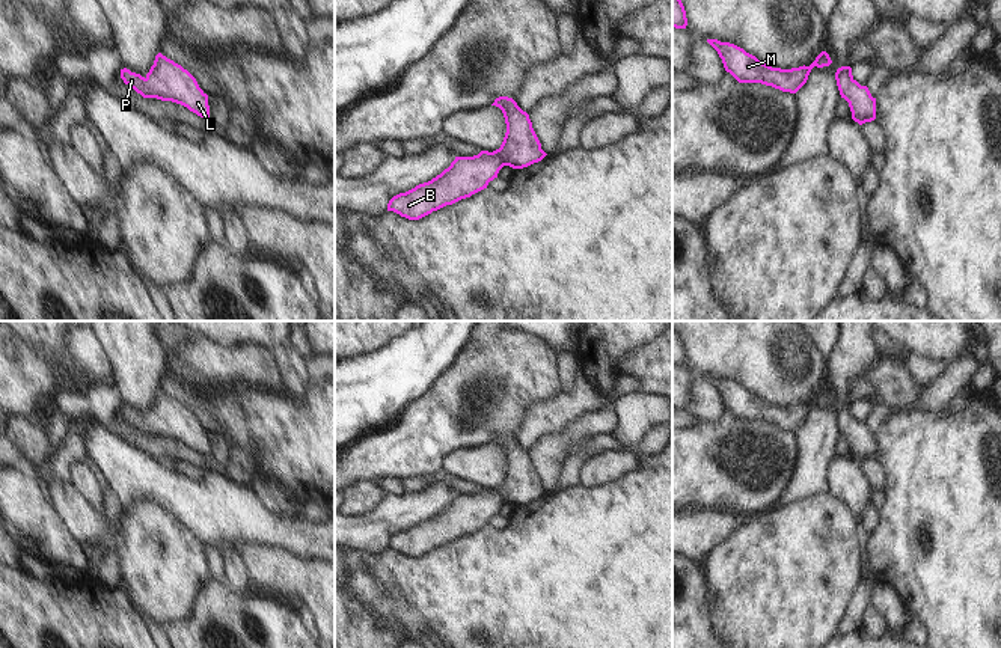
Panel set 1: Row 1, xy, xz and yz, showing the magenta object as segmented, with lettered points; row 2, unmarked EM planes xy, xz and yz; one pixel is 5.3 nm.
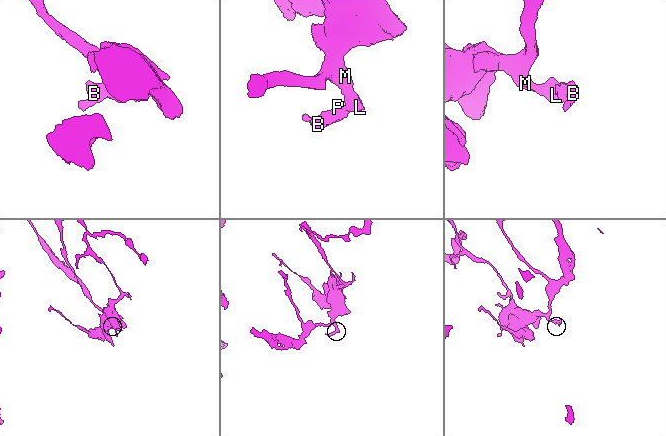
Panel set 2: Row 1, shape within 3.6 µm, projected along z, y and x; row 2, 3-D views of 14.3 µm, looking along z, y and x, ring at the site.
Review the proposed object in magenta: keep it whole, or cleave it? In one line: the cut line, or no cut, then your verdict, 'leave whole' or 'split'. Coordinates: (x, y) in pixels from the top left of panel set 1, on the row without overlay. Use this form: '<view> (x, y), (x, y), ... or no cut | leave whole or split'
no cut | leave whole

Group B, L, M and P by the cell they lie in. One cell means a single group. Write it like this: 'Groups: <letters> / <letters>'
Groups: B L M P

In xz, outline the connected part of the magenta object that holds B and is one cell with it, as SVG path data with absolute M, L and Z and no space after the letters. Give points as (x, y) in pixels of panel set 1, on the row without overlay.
M499 434L491 443L502 448L507 461L500 485L493 490L481 488L473 494L455 494L451 503L431 518L393 533L387 549L419 558L487 526L504 503L523 506L547 493L541 487L529 452L513 436Z

